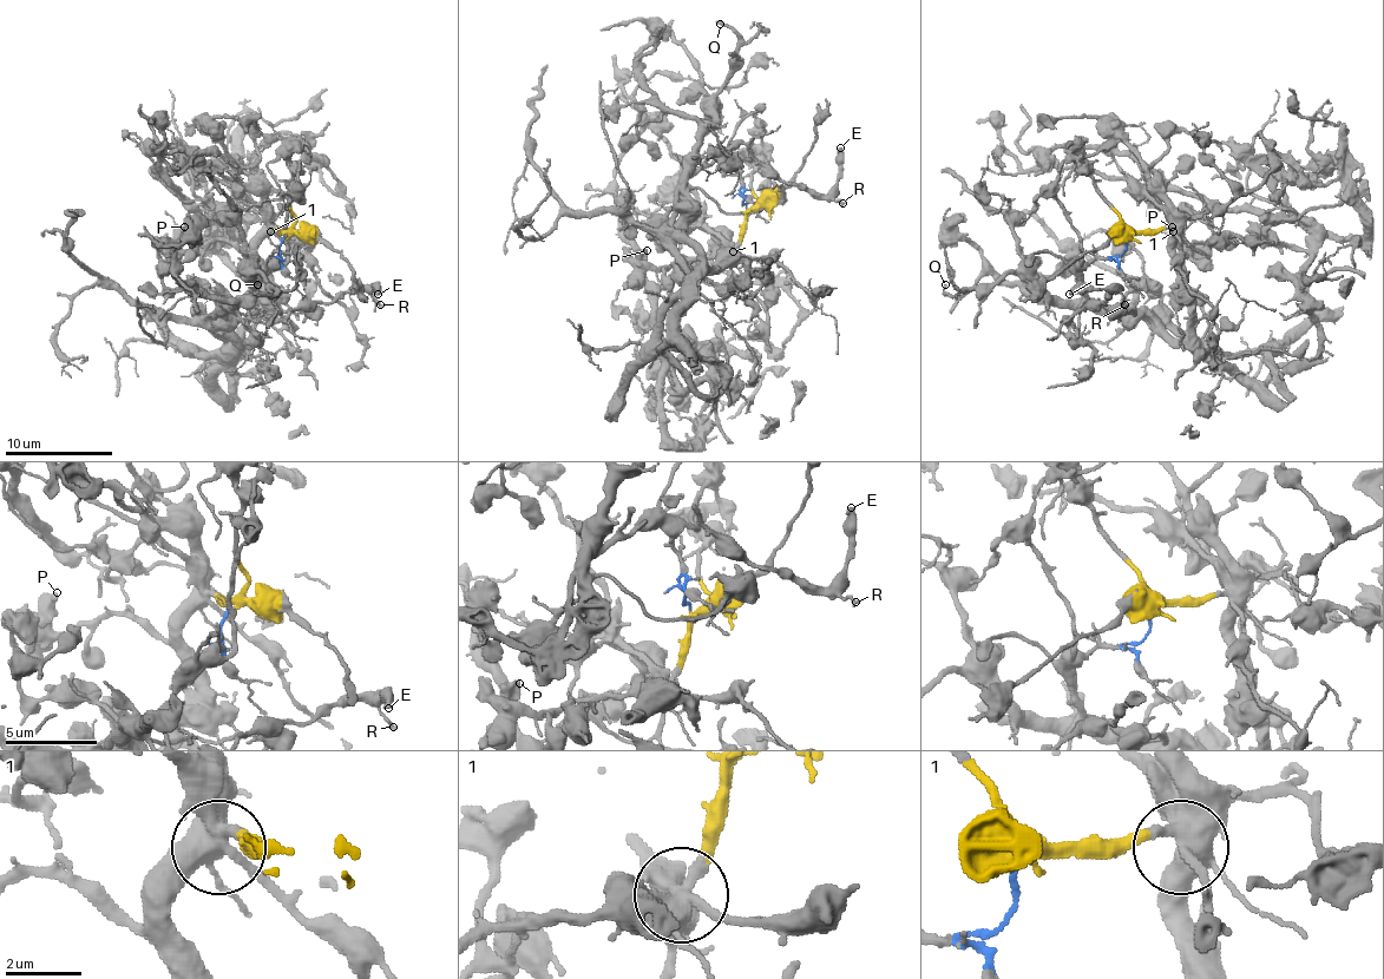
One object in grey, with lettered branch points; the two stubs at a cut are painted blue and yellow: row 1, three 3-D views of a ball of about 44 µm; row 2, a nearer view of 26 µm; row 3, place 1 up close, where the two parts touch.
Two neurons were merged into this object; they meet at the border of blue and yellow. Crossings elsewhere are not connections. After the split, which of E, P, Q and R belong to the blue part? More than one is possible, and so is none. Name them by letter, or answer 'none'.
E, R

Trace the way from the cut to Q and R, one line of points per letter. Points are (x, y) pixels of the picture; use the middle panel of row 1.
Q: (747, 207), (741, 244), (720, 249), (712, 268), (684, 228), (690, 152), (739, 40), (720, 24)
R: (747, 207), (741, 204), (741, 175), (728, 161), (706, 161), (720, 148), (743, 144), (781, 179), (844, 204)

